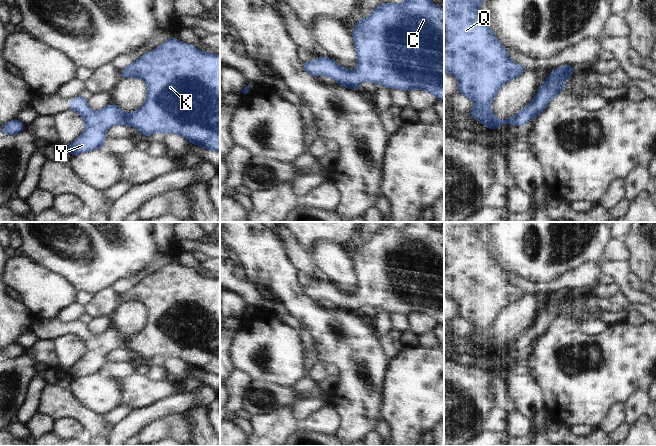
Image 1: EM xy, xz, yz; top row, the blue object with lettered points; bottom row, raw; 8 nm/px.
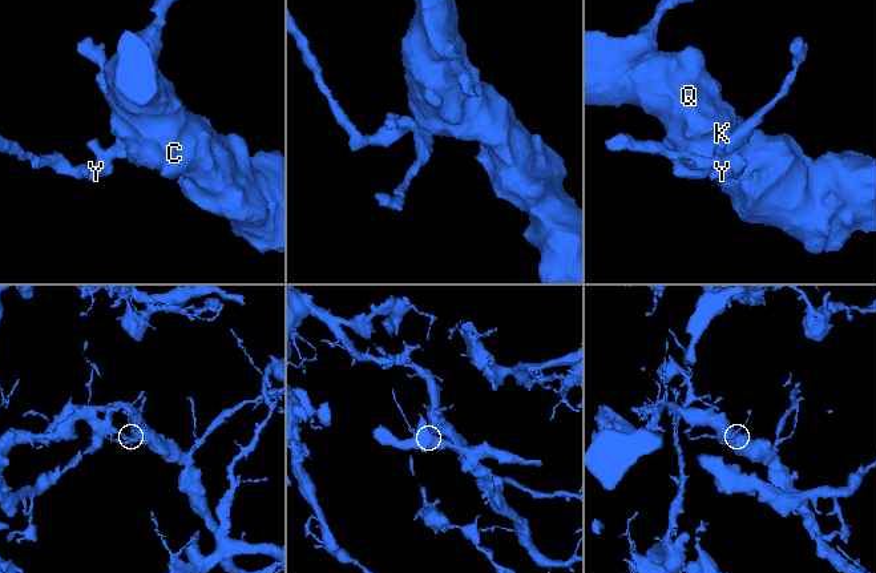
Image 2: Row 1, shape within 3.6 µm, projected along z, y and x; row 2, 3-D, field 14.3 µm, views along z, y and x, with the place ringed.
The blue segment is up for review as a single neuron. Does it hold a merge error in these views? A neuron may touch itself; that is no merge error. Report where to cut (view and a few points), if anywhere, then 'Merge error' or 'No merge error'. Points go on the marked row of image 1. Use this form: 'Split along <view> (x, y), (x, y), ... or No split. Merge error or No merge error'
No split. No merge error.

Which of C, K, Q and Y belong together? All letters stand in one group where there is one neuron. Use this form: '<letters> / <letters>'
C K Q Y

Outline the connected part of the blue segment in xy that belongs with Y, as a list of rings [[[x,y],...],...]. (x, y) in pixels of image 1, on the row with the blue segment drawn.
[[[173,36],[131,63],[120,77],[142,79],[147,86],[147,99],[132,114],[109,103],[100,111],[92,111],[86,95],[73,97],[71,111],[80,114],[85,121],[82,134],[67,146],[70,155],[79,155],[95,149],[103,149],[106,130],[113,125],[129,125],[148,138],[156,132],[180,134],[192,144],[220,153],[220,55],[201,52],[195,45],[183,43]]]

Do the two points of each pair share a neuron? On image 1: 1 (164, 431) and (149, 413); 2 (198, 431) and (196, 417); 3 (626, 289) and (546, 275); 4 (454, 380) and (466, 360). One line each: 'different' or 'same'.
1: different
2: same
3: same
4: different

